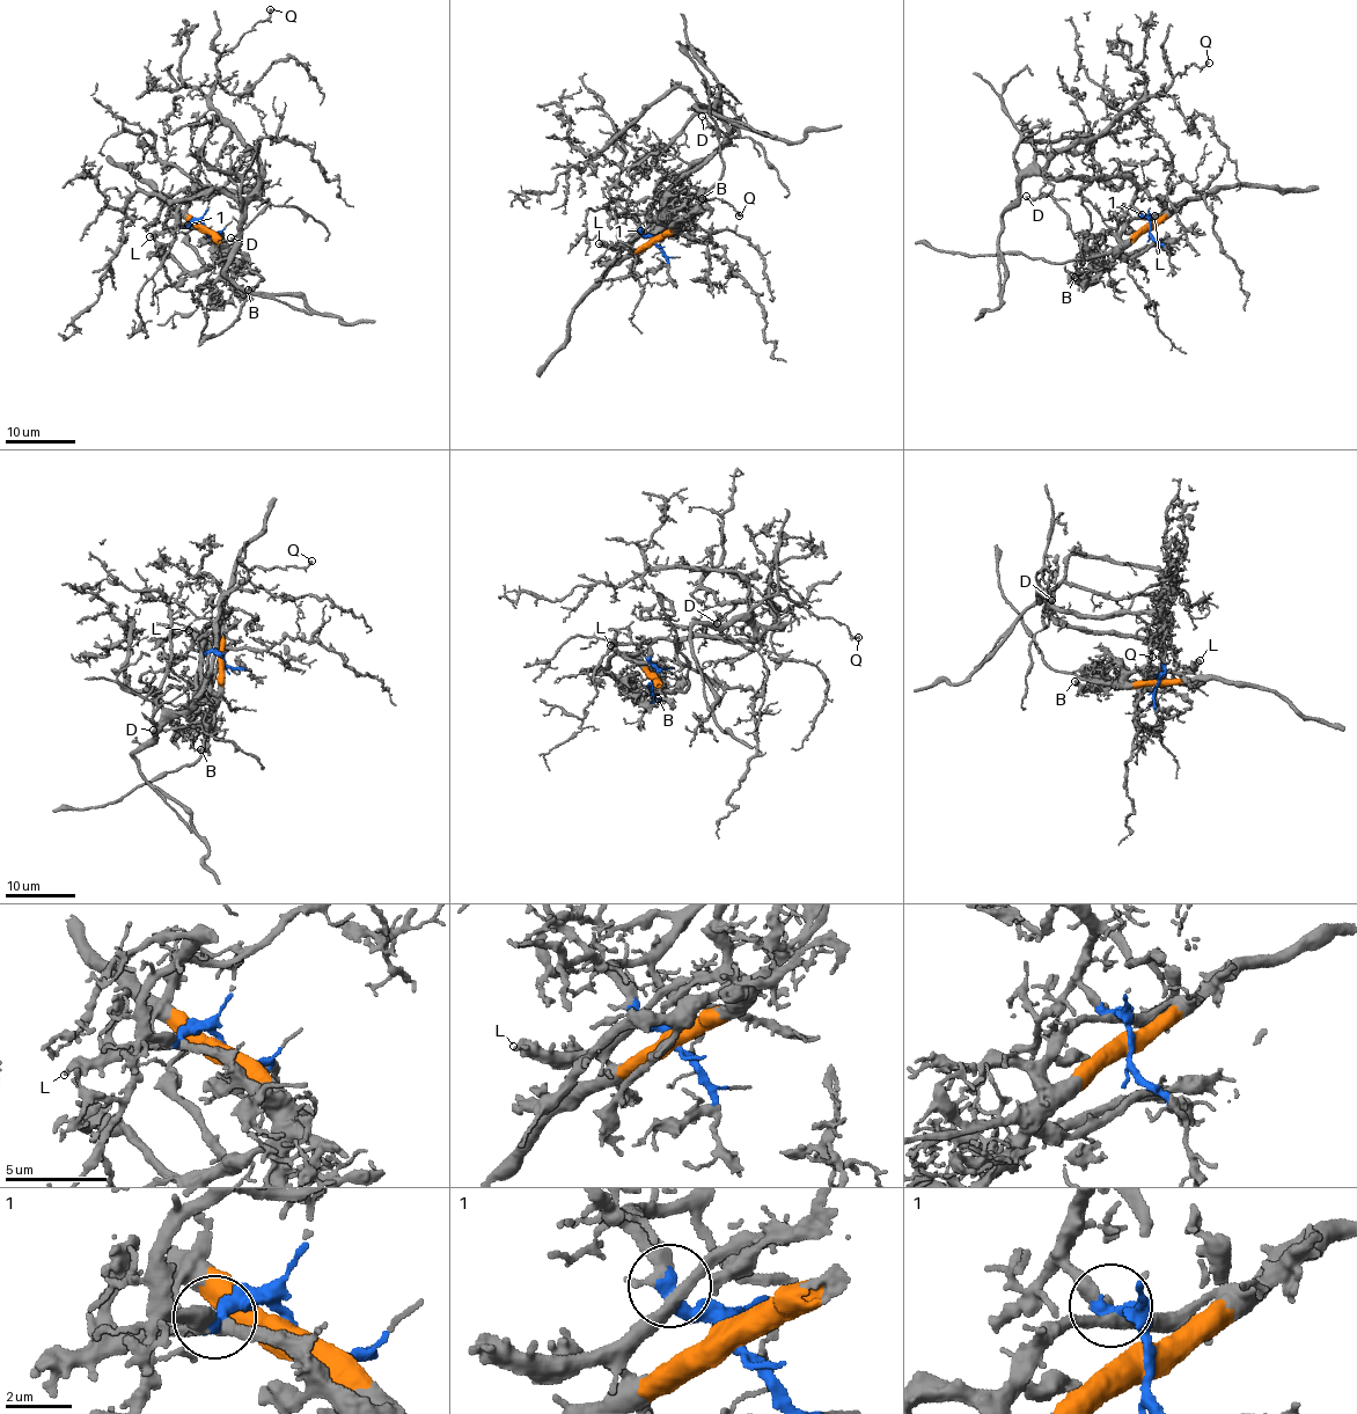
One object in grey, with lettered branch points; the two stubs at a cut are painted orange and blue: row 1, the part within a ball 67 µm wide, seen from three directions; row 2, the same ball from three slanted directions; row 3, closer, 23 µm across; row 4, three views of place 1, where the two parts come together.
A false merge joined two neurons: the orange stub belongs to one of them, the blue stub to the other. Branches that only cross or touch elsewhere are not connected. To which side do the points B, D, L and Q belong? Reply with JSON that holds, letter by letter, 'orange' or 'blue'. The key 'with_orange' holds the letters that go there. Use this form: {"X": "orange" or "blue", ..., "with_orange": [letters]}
{"B": "orange", "D": "blue", "L": "orange", "Q": "blue", "with_orange": ["B", "L"]}

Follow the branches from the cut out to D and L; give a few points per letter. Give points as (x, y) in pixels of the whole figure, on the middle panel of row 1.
D: (655, 243), (635, 212), (648, 211), (703, 165), (733, 127), (739, 136), (716, 129), (703, 117)
L: (655, 243), (631, 249), (598, 242)

